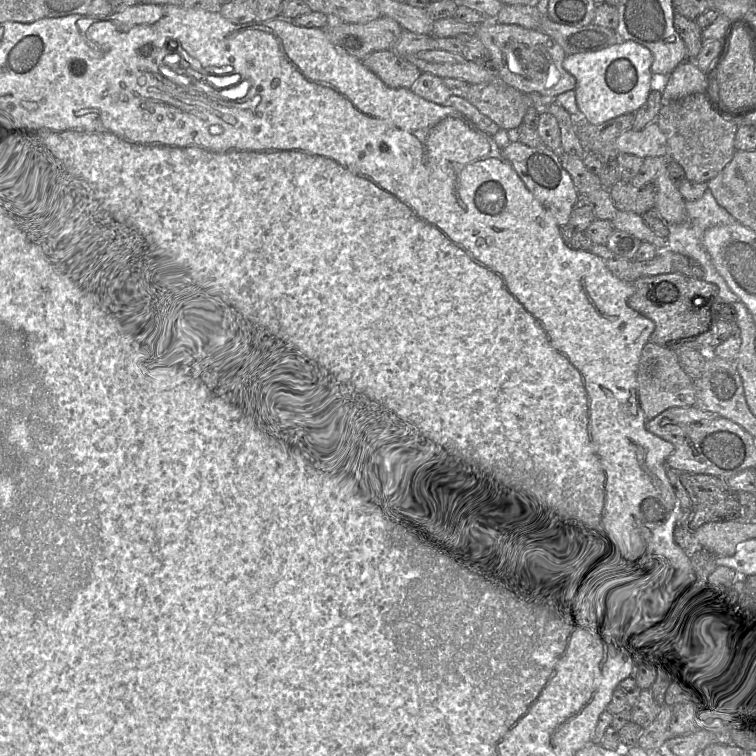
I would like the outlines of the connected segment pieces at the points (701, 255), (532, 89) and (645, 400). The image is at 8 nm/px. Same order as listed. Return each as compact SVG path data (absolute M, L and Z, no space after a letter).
M706 190L701 198L695 201L686 201L686 218L680 224L667 224L669 235L668 238L668 248L674 253L684 254L694 260L696 260L703 268L703 280L709 283L713 283L718 287L718 298L725 303L733 304L739 301L739 297L729 288L724 278L714 267L711 257L707 252L703 237L706 232L711 227L729 225L736 220L729 214L723 207L721 207L713 197L710 190Z
M486 18L476 33L485 46L497 74L507 85L525 93L556 97L575 89L576 80L563 68L567 56L562 47L541 30L519 25L500 24L495 18Z
M647 342L643 347L637 371L639 399L645 417L655 418L663 411L673 407L695 406L693 380L681 367L676 351Z

